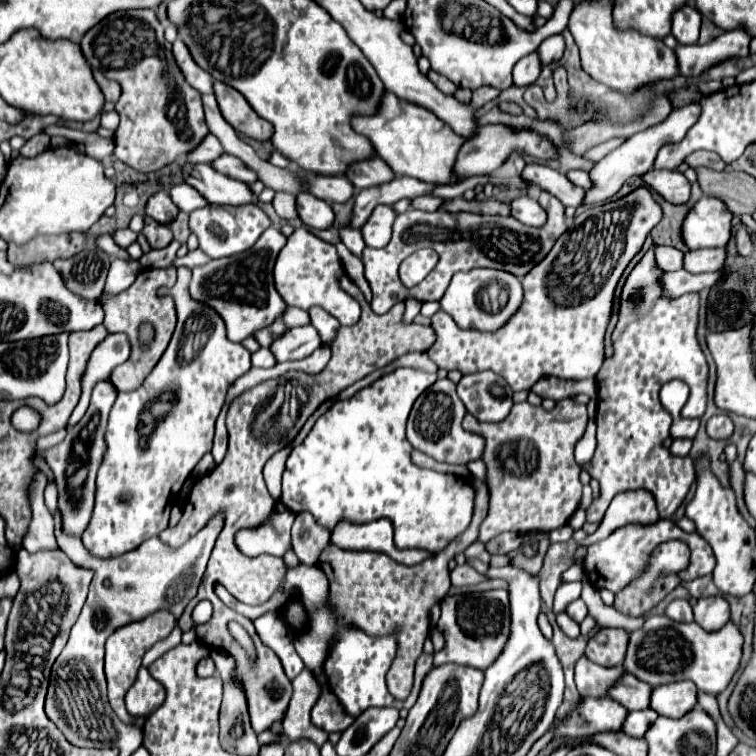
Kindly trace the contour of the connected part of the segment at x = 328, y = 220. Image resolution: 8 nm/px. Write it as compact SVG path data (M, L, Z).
M309 193L297 195L297 211L303 223L313 229L329 229L335 221L335 213L331 205Z

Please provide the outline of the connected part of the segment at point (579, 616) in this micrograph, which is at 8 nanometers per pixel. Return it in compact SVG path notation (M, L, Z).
M573 601L573 603L567 607L567 615L569 615L573 621L581 623L581 621L587 617L587 605L585 605L583 601Z

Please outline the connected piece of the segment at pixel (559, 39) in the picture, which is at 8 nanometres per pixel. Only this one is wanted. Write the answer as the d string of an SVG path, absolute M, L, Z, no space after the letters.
M551 35L539 45L537 55L539 55L543 65L551 65L551 63L557 63L563 57L563 51L565 51L563 35Z

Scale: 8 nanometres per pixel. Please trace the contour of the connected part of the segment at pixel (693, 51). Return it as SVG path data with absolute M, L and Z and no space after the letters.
M743 29L725 31L717 39L705 45L679 45L675 49L679 71L687 79L695 79L707 69L731 59L731 57L747 57L749 55L751 37L745 35Z

